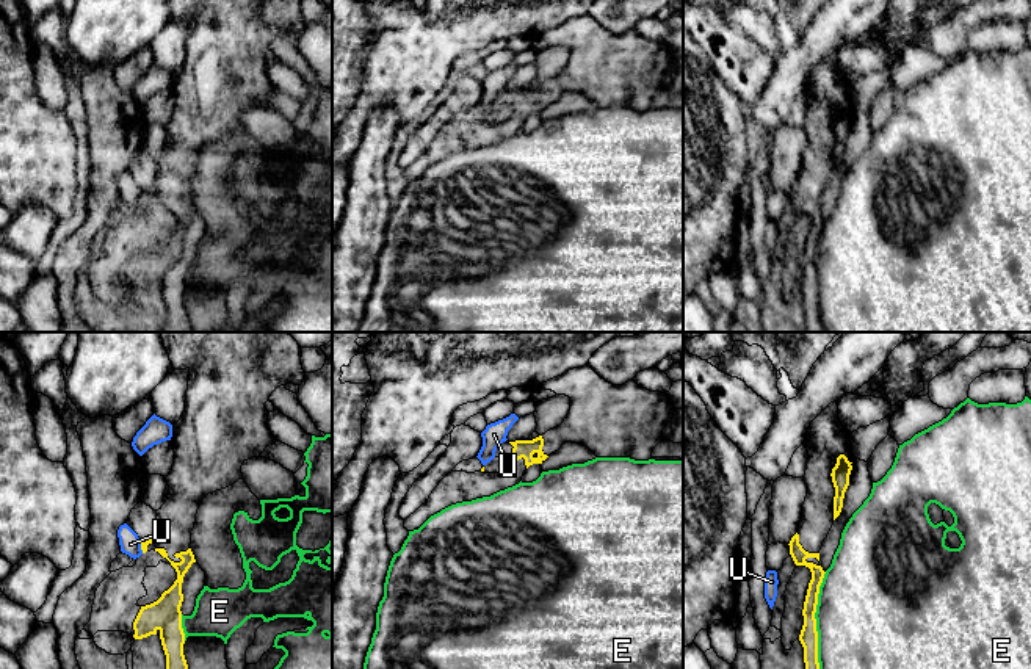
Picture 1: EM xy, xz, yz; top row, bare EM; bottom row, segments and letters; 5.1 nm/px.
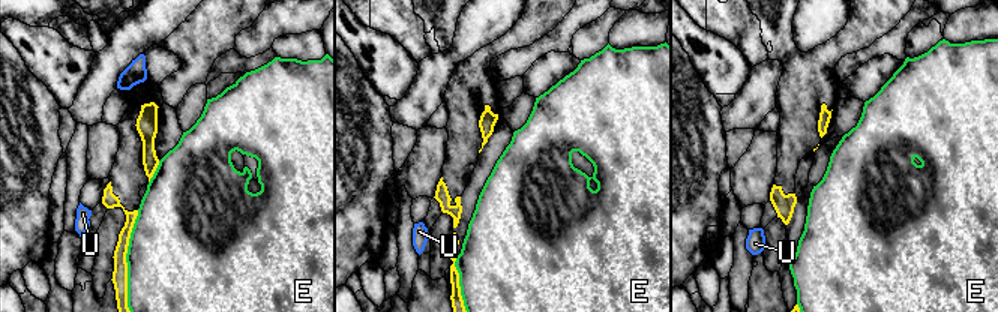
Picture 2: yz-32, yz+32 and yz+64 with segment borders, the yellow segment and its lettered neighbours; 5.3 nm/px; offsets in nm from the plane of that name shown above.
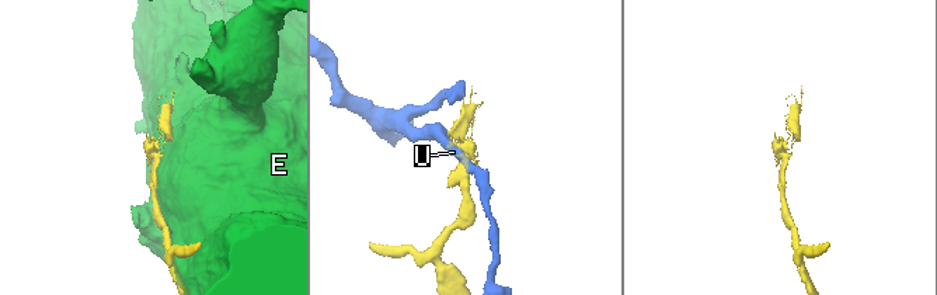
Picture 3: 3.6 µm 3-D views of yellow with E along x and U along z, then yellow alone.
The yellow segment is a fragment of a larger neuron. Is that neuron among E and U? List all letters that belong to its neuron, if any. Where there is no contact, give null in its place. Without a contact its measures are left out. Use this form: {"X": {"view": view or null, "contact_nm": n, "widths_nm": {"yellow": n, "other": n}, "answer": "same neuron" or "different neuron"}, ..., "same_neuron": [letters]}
{"E": {"view": "yz", "contact_nm": 500, "widths_nm": {"yellow": 100, "other": 500}, "answer": "different neuron"}, "U": {"view": "xy", "contact_nm": 70, "widths_nm": {"yellow": 40, "other": 110}, "answer": "different neuron"}, "same_neuron": []}

